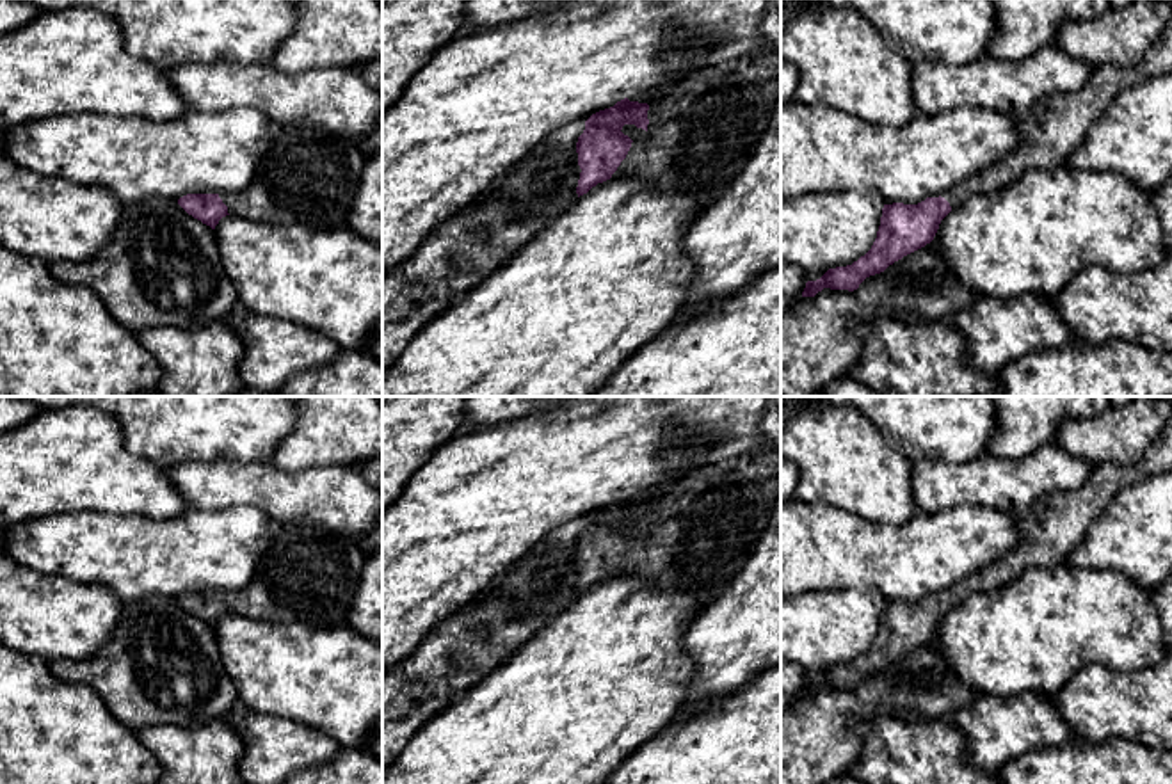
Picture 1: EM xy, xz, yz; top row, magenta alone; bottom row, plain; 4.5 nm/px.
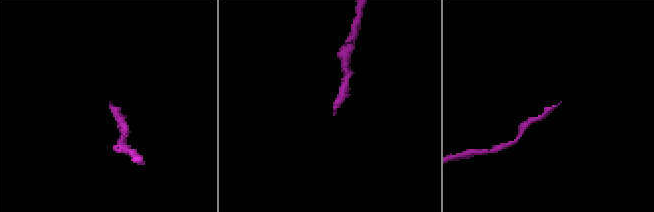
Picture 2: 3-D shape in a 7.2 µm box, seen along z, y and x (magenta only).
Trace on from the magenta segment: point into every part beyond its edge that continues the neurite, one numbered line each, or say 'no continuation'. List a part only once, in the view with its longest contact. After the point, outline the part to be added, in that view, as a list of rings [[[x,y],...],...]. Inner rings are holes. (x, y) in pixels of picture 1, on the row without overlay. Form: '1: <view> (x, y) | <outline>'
1: xz (703, 528) | [[[781,448],[699,468],[662,492],[633,494],[633,500],[649,503],[647,532],[644,539],[631,540],[612,576],[638,576],[670,590],[701,592],[715,601],[752,555],[779,496]]]

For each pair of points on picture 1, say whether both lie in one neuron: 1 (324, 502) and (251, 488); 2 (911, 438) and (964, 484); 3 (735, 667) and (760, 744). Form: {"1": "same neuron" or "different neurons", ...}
{"1": "same neuron", "2": "different neurons", "3": "different neurons"}

